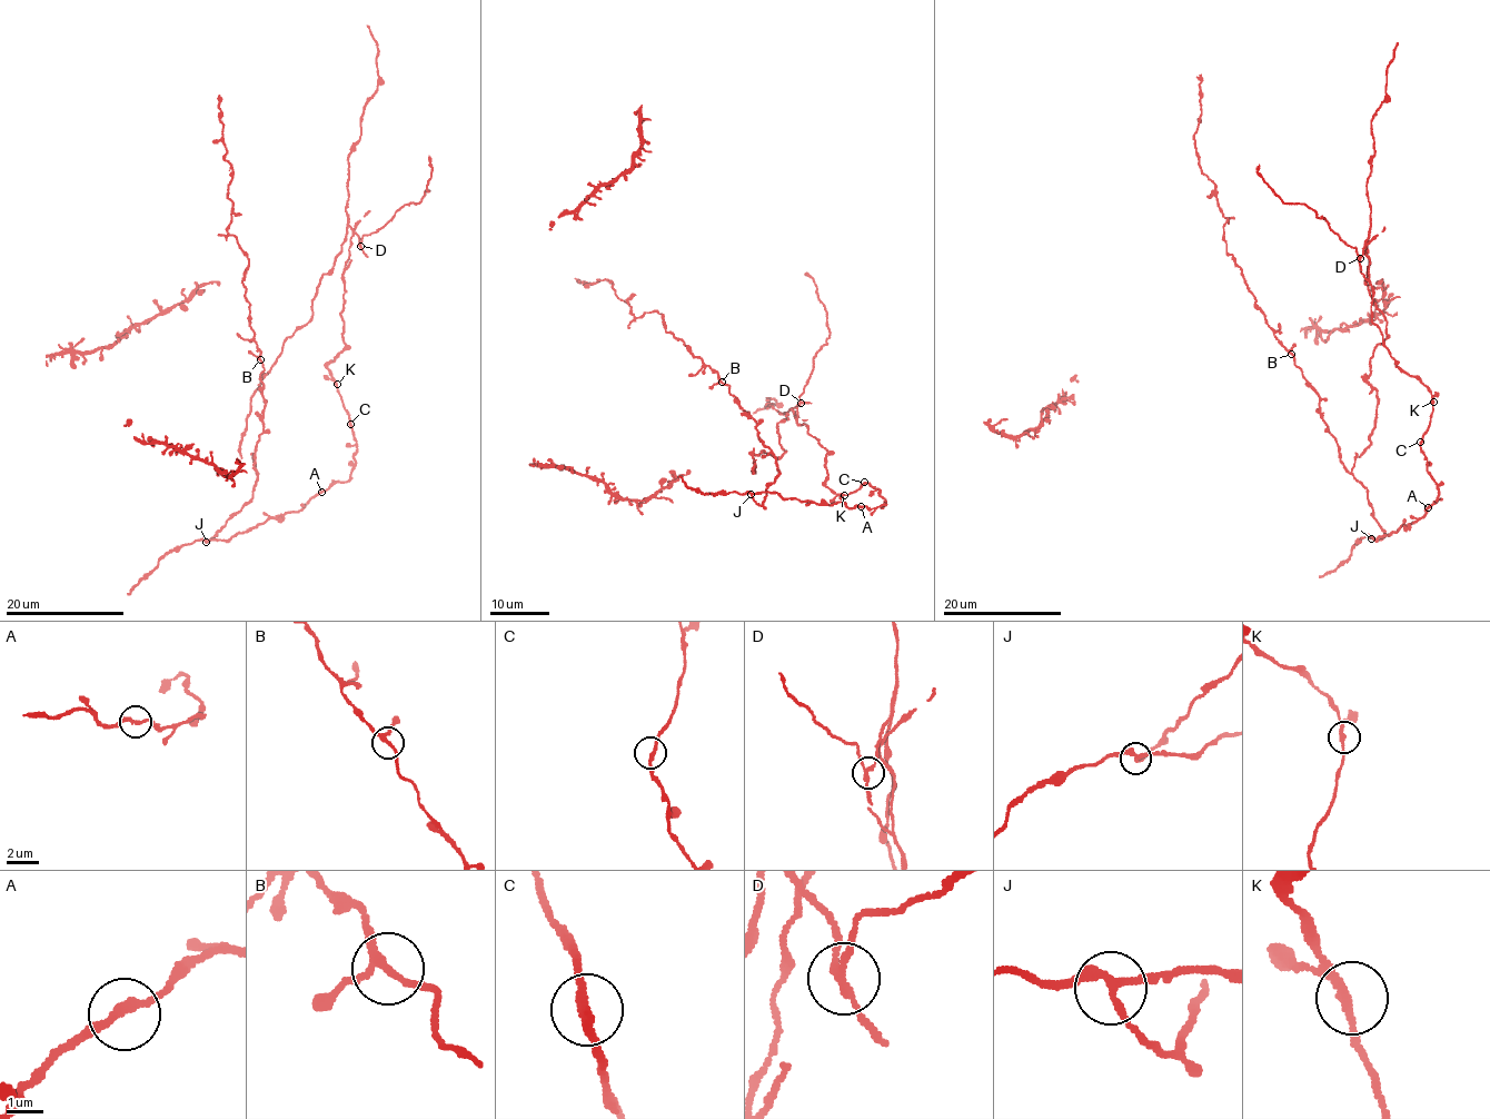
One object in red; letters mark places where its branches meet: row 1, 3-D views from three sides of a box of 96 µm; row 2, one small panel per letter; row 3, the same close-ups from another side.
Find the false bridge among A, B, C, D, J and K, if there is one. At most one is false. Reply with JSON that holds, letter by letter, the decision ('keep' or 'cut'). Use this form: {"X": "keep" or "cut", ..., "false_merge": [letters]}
{"A": "keep", "B": "keep", "C": "keep", "D": "cut", "J": "keep", "K": "keep", "false_merge": ["D"]}

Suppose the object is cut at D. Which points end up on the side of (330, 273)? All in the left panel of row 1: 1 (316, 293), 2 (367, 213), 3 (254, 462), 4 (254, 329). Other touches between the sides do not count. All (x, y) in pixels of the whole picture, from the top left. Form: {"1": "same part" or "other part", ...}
{"1": "same part", "2": "other part", "3": "other part", "4": "other part"}

